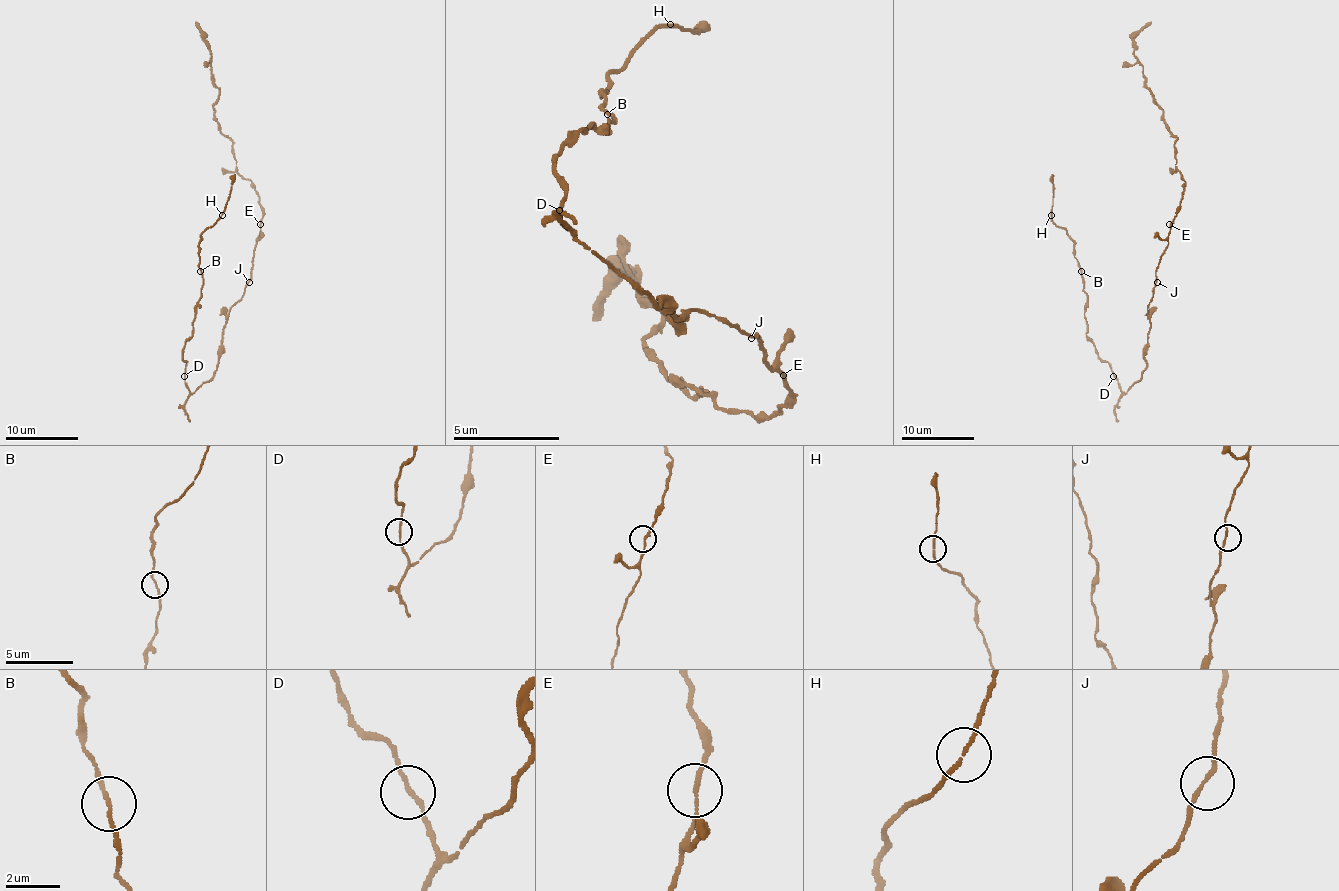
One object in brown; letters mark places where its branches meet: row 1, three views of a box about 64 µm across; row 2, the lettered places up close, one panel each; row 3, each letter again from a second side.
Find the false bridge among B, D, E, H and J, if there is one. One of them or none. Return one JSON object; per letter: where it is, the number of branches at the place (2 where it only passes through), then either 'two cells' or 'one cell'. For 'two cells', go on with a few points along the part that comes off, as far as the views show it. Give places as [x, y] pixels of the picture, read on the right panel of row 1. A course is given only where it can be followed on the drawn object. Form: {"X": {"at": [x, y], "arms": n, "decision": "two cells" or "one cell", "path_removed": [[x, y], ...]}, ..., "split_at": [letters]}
{"B": {"at": [1081, 271], "arms": 2, "decision": "one cell"}, "D": {"at": [1113, 376], "arms": 2, "decision": "one cell"}, "E": {"at": [1169, 224], "arms": 2, "decision": "one cell"}, "H": {"at": [1051, 215], "arms": 2, "decision": "one cell"}, "J": {"at": [1157, 282], "arms": 2, "decision": "one cell"}, "split_at": []}

